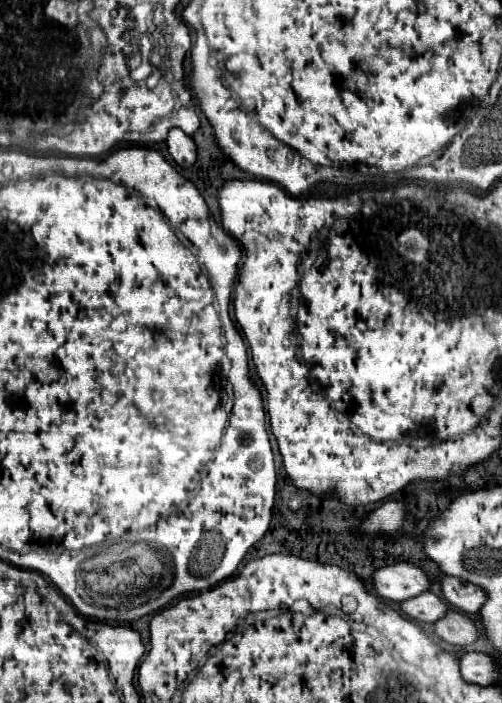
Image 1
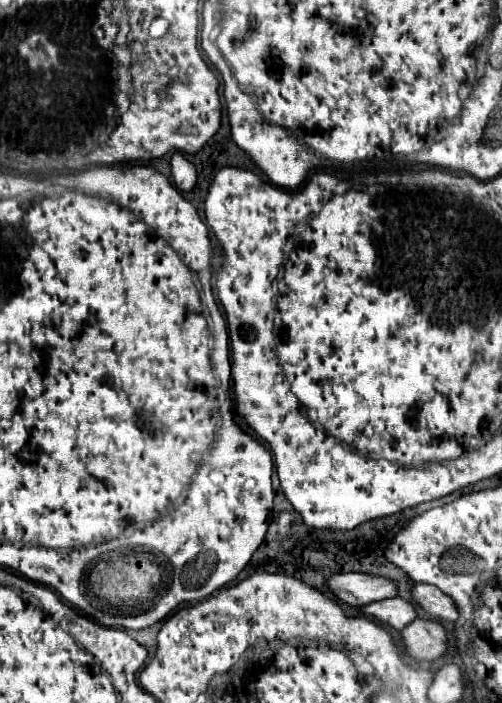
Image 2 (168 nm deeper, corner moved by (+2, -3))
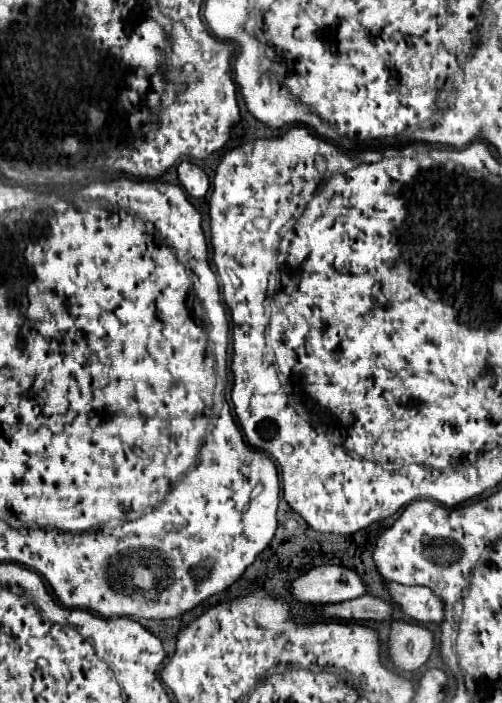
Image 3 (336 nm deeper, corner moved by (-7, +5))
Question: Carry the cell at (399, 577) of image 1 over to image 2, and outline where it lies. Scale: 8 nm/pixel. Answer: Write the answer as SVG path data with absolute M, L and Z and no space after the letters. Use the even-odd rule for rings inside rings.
M335 574L331 576L329 586L341 602L351 606L367 606L375 600L399 594L395 580L375 574Z

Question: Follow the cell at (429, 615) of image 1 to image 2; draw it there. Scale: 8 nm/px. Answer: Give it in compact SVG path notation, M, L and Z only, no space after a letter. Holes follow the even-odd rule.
M395 596L363 606L361 614L373 616L397 630L403 630L407 624L411 624L417 618L417 606L409 600L403 600L401 596Z

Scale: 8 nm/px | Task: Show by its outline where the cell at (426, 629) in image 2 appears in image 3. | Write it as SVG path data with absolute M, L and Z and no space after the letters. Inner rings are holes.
M392 622L388 638L388 658L394 668L414 672L430 658L434 648L432 632L414 622Z

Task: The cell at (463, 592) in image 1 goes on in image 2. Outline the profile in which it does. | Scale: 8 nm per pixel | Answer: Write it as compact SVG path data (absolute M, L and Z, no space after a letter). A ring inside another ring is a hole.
M417 584L413 588L413 596L417 600L417 604L427 610L427 614L435 620L449 620L449 622L457 622L459 618L459 608L457 604L451 600L451 596L447 596L445 592L441 592L439 588L431 586L431 584Z

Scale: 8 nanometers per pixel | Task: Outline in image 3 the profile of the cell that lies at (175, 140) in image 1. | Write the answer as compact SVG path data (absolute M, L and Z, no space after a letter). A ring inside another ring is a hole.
M186 160L180 162L178 166L178 180L180 180L180 186L186 190L186 194L192 198L204 198L210 188L210 180L206 172Z

